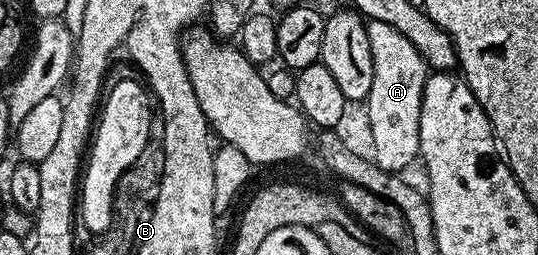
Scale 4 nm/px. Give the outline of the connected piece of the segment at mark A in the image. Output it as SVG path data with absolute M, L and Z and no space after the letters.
M369 20L366 22L368 32L368 48L372 48L372 88L366 98L364 109L368 128L372 132L372 145L375 146L374 163L385 170L402 172L406 165L412 164L419 157L420 144L420 104L424 84L428 77L428 67L419 52L392 24L384 24L384 20Z

